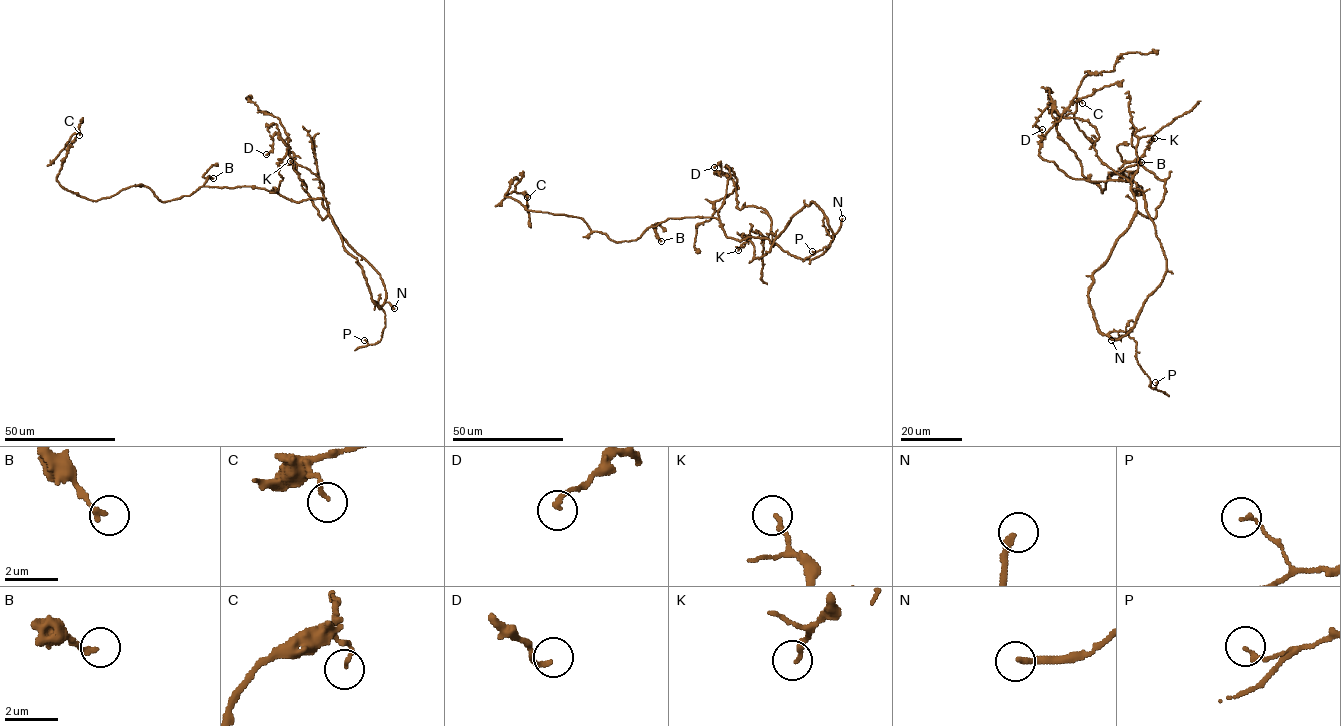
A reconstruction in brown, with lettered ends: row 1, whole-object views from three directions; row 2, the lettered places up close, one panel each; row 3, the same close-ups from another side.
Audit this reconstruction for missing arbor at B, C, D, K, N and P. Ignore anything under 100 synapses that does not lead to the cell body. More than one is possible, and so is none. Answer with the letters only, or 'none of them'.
N

